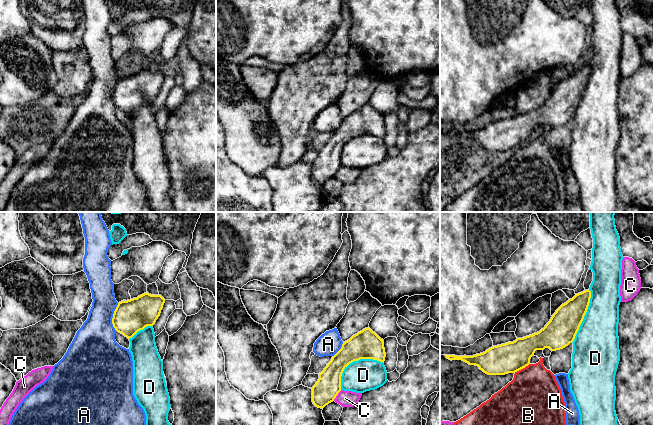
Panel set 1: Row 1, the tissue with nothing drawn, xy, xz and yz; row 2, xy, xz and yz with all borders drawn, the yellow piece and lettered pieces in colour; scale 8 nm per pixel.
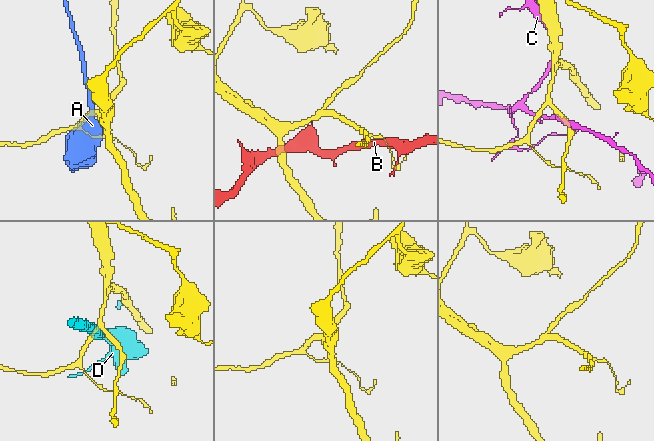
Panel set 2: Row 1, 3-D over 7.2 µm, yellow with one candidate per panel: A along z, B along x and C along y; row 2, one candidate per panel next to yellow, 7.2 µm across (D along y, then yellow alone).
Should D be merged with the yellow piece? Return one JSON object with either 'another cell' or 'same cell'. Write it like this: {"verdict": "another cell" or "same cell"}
{"verdict": "another cell"}

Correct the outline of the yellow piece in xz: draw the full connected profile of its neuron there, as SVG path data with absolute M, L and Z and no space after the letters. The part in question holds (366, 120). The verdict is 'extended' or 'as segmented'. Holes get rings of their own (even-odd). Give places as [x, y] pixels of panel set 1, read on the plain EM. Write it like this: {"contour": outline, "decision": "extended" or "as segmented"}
{"contour": "M369 103L343 118L341 125L332 133L312 165L313 180L323 185L333 178L341 167L341 152L344 145L360 135L385 137L384 117Z", "decision": "as segmented"}

